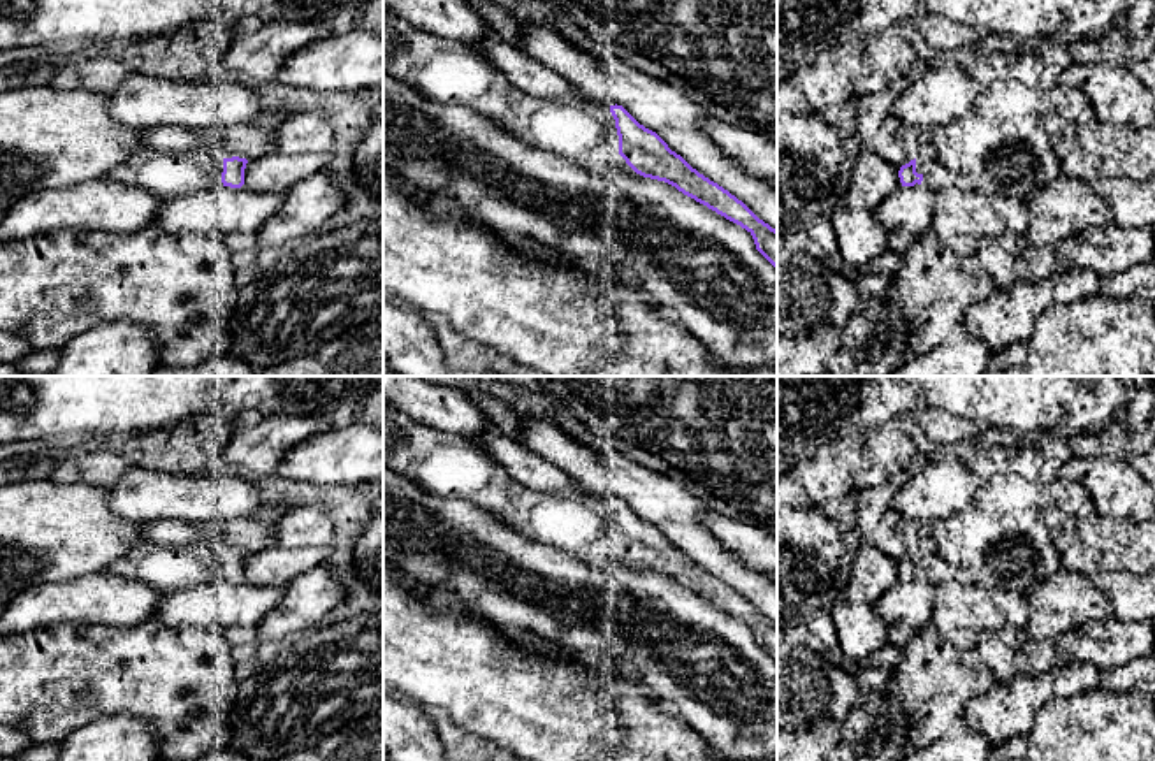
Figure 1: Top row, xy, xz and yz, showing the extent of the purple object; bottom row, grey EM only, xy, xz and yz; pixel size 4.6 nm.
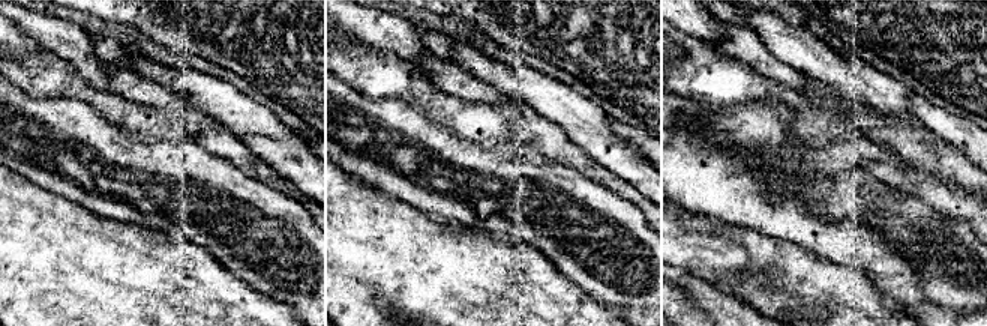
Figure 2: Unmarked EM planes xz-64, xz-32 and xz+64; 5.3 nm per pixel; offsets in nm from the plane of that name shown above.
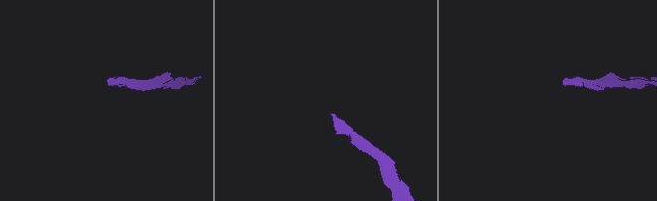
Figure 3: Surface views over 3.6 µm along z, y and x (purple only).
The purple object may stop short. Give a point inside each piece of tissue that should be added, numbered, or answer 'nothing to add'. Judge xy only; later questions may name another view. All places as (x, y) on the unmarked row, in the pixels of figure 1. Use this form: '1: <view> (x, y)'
1: xy (164, 568)

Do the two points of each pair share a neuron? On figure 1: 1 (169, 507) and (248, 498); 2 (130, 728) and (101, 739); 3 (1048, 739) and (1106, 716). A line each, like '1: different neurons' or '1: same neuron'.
1: same neuron
2: same neuron
3: same neuron

